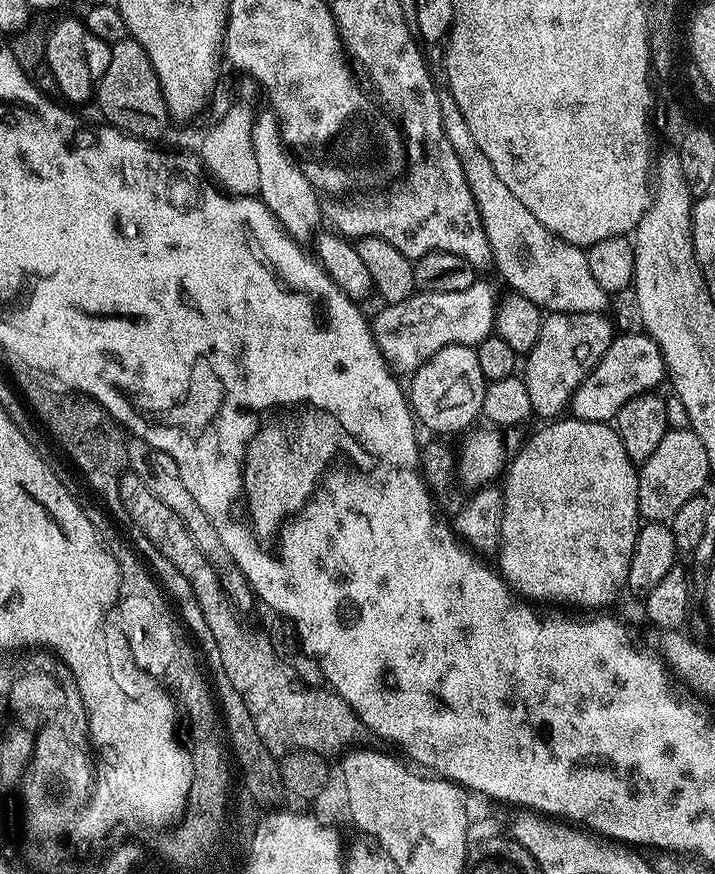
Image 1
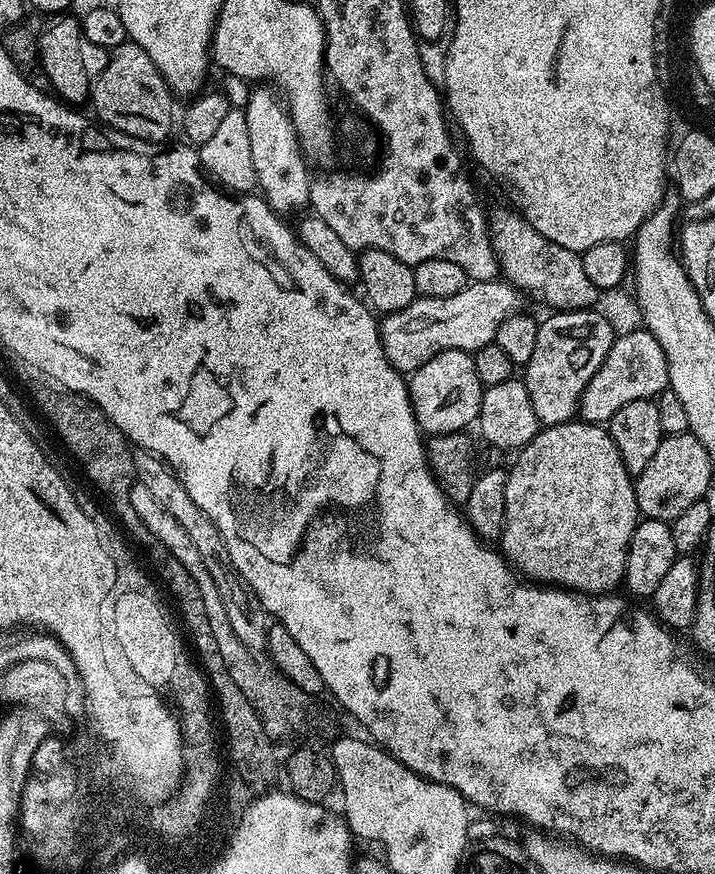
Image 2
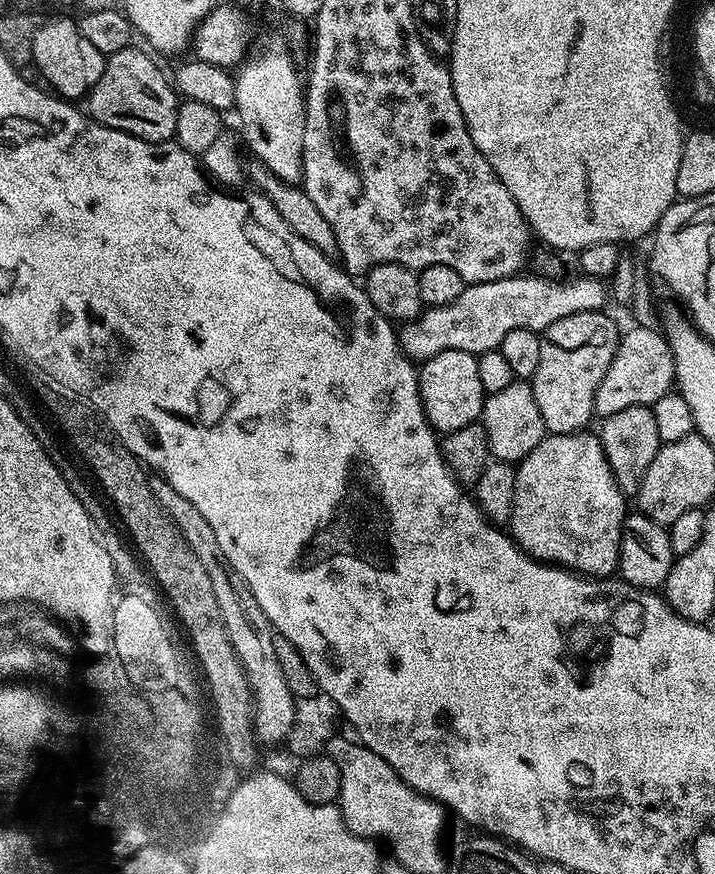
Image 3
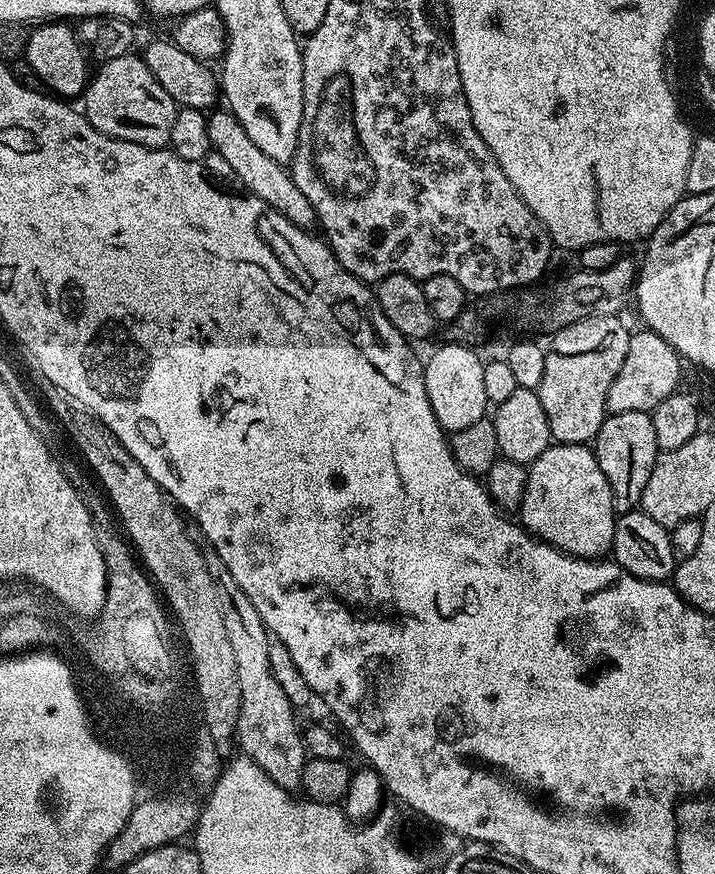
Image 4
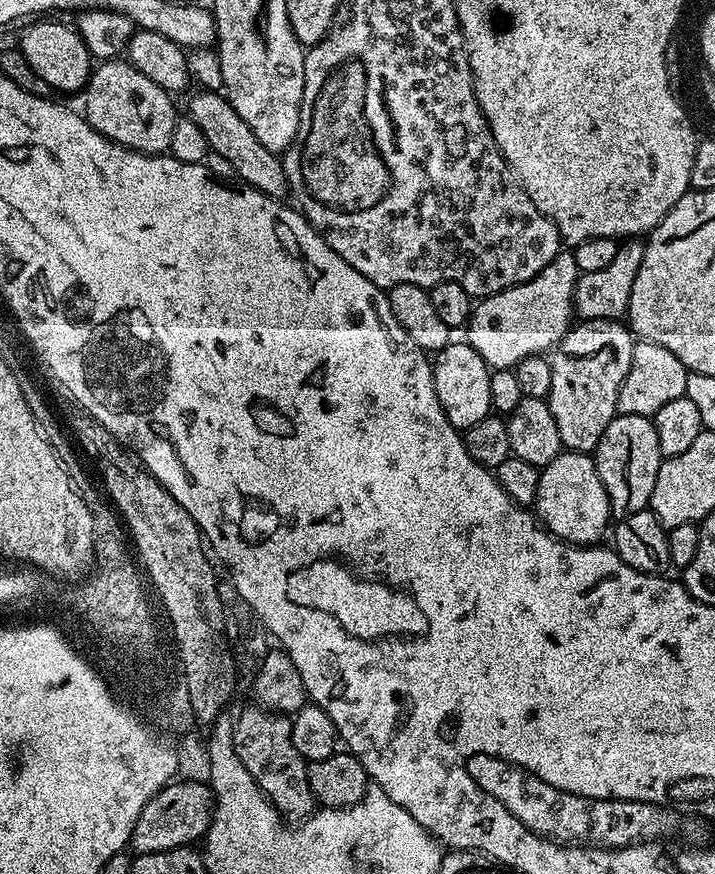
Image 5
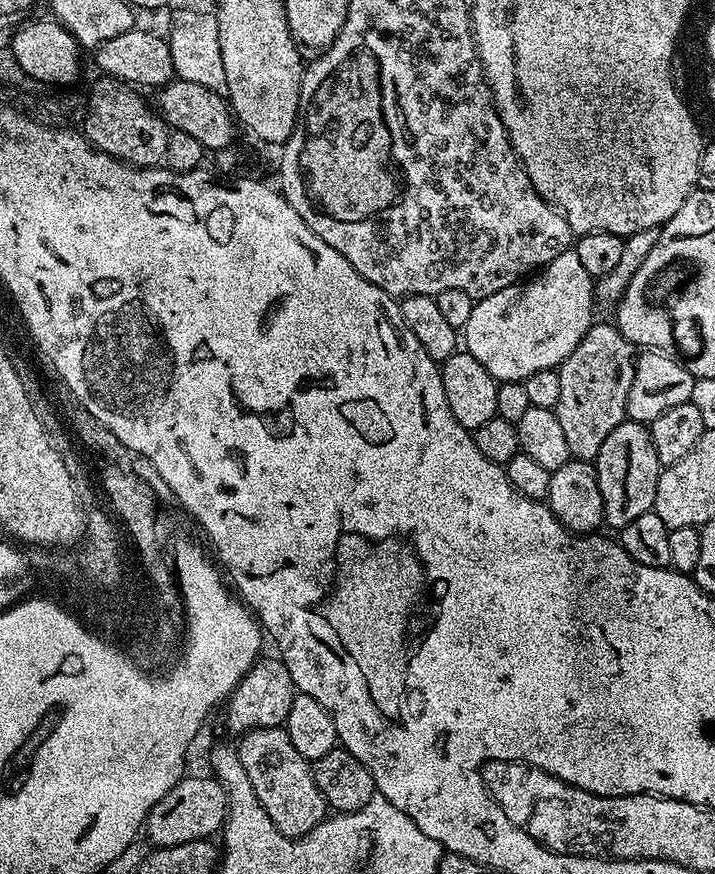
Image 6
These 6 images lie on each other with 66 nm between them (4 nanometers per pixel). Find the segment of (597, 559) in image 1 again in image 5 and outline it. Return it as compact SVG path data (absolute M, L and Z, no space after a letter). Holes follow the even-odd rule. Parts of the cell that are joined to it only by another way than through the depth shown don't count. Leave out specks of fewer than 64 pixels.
M559 452L549 464L540 469L534 512L539 523L553 532L561 542L599 545L603 541L600 539L604 531L607 528L609 531L613 515L606 486L602 486L602 478L598 478L595 459L586 452Z

